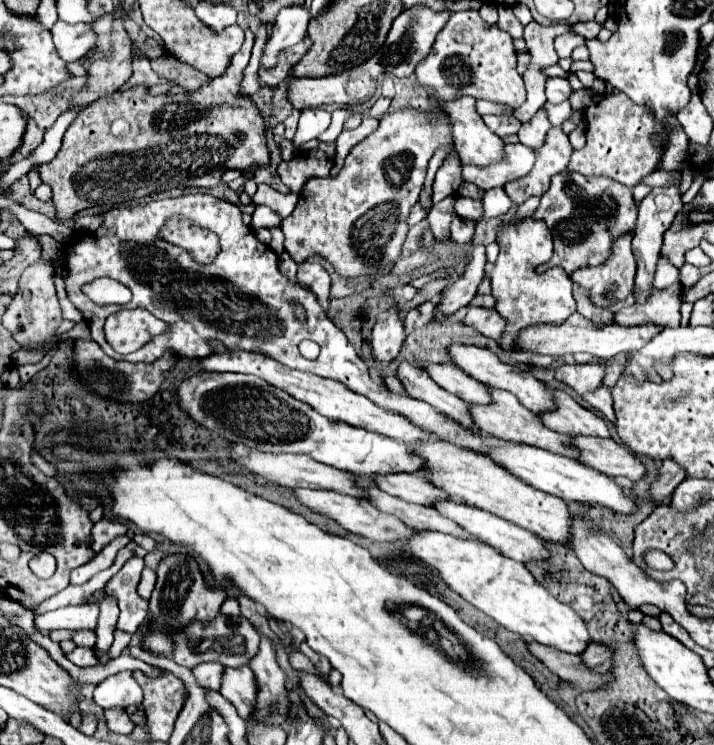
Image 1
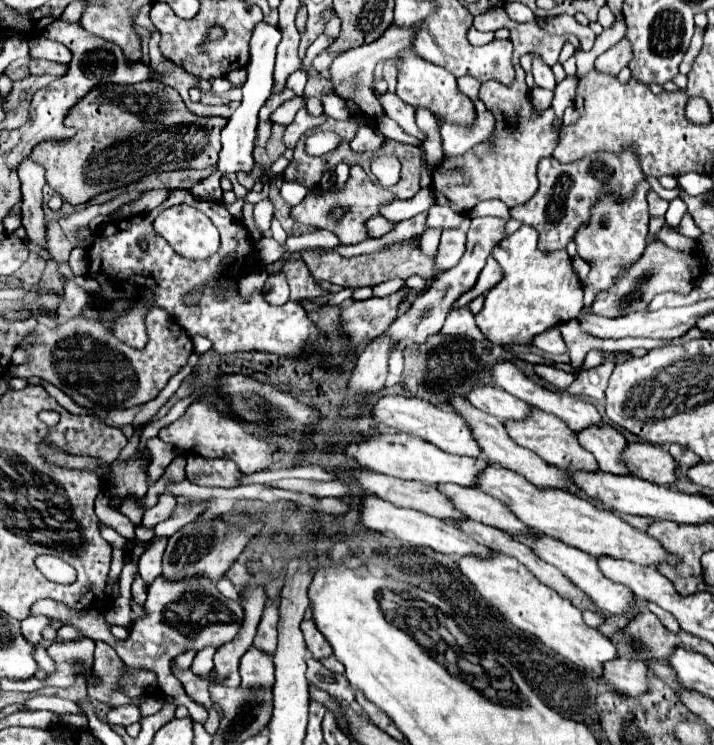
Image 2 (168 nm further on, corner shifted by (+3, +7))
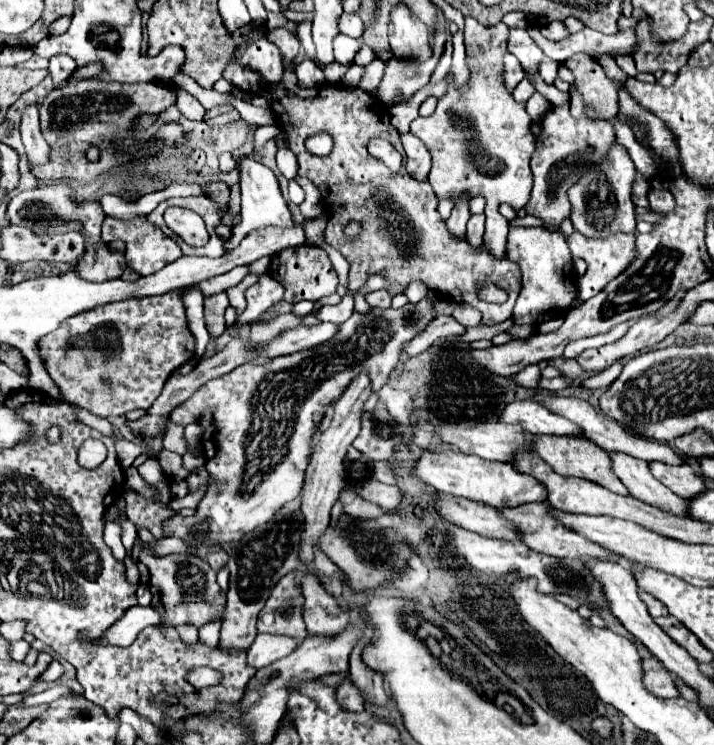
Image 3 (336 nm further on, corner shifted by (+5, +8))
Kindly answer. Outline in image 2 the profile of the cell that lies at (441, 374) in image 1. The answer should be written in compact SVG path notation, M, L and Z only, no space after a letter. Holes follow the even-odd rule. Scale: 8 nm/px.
M475 384L469 390L469 402L475 408L499 420L507 420L507 418L519 420L519 418L525 418L529 412L529 406L523 400L497 388L495 384Z

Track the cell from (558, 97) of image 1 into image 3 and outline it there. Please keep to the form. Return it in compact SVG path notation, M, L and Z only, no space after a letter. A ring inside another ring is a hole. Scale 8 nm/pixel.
M509 29L509 39L507 39L507 49L513 53L523 67L529 67L537 71L537 63L543 57L543 51L535 45L535 41L529 37L525 29Z

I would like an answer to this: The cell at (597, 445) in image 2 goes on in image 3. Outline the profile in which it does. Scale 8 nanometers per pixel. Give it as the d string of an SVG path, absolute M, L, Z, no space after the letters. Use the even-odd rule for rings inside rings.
M611 453L611 459L613 459L615 475L619 475L619 479L623 483L627 483L627 489L631 491L631 495L635 499L639 499L647 505L653 505L661 511L689 517L687 501L681 499L679 495L675 495L673 491L669 491L663 483L659 483L651 475L649 465L645 461L629 457L629 455L621 455L621 453Z

